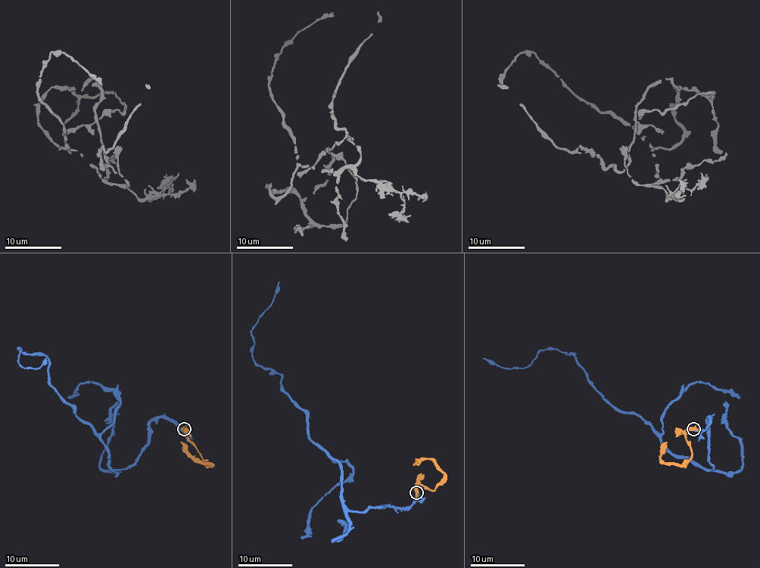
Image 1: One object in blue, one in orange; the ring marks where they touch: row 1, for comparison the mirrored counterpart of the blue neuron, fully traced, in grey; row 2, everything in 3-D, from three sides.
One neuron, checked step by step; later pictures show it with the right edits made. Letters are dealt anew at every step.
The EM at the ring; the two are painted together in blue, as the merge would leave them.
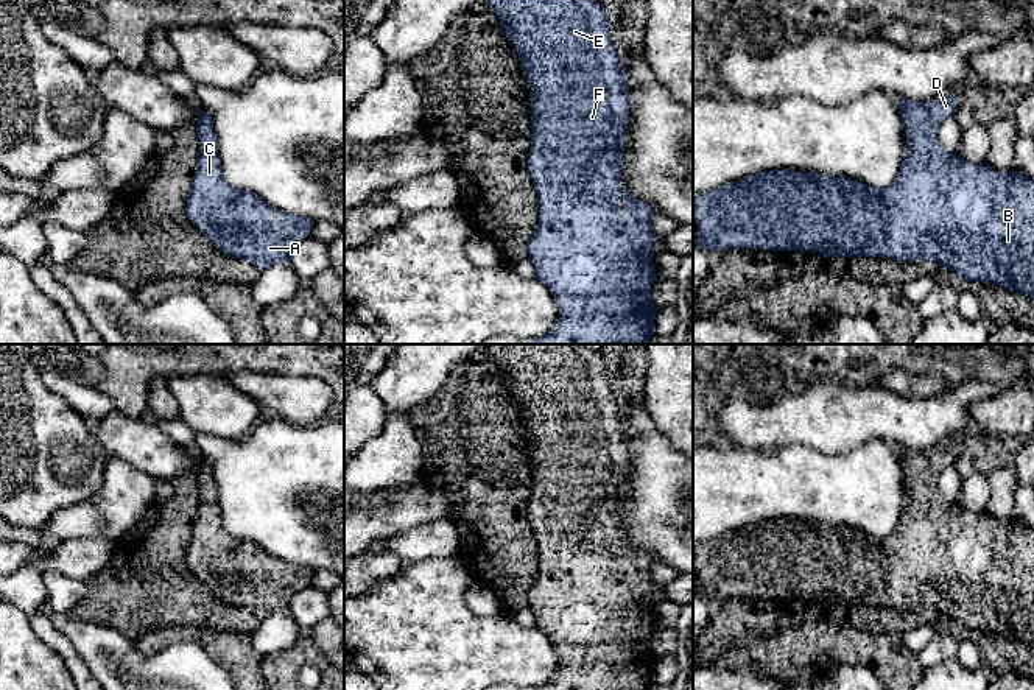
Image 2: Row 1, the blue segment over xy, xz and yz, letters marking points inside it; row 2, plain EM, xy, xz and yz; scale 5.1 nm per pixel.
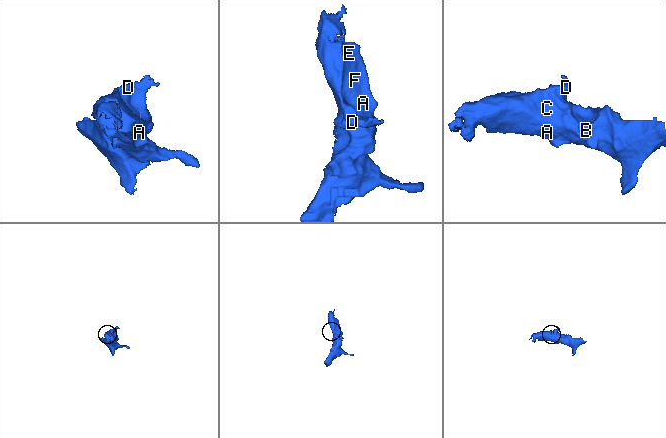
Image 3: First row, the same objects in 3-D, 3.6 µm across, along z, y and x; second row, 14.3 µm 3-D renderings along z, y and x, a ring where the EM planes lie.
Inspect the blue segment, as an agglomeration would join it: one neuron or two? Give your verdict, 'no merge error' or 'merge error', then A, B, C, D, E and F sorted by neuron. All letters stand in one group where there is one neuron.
no merge error | A B C D E F

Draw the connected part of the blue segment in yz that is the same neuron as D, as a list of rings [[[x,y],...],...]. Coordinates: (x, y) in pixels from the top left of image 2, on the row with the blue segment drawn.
[[[955,95],[941,97],[937,100],[933,100],[930,104],[913,100],[899,100],[899,109],[906,134],[908,154],[900,165],[900,171],[895,181],[886,188],[870,187],[864,182],[858,182],[849,178],[835,178],[793,170],[771,170],[754,173],[747,178],[738,179],[735,182],[727,182],[719,188],[698,195],[695,198],[695,218],[698,223],[696,246],[704,248],[709,252],[738,248],[766,251],[807,251],[819,252],[824,257],[885,257],[888,260],[897,262],[933,260],[937,266],[945,266],[955,271],[961,279],[1000,285],[1034,299],[1034,179],[1029,179],[1015,170],[1012,170],[1009,174],[1003,174],[986,162],[979,165],[970,164],[965,162],[959,154],[945,151],[937,139],[937,129],[944,120],[955,115],[956,107],[958,97]]]

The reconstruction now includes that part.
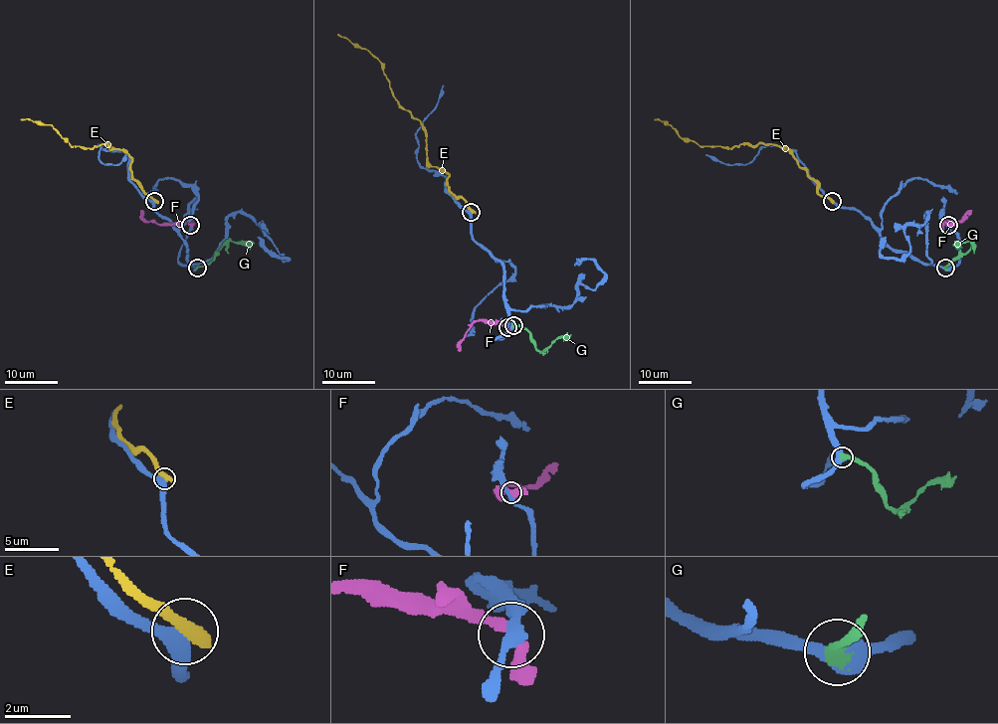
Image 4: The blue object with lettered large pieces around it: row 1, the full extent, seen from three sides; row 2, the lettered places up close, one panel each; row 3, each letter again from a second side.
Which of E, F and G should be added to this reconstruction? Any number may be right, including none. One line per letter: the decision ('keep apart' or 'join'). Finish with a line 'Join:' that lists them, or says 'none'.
E: keep apart
F: keep apart
G: join
Join: G

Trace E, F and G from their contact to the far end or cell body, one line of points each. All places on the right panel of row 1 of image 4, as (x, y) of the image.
E: (832, 201), (818, 191), (818, 185), (781, 146), (700, 146), (686, 140), (668, 123), (655, 119)
F: (948, 225), (946, 222), (942, 225), (946, 221), (959, 221), (971, 210)
G: (946, 268), (954, 259), (964, 255), (971, 245), (968, 241), (955, 244)

